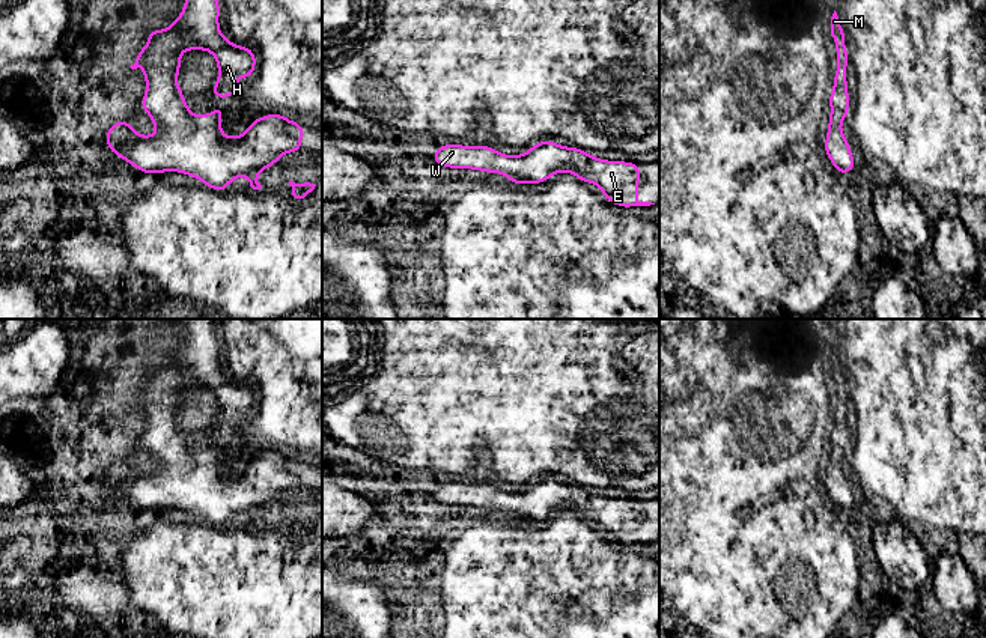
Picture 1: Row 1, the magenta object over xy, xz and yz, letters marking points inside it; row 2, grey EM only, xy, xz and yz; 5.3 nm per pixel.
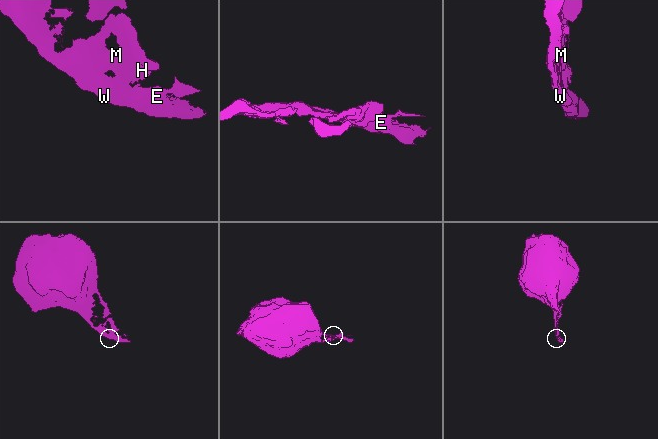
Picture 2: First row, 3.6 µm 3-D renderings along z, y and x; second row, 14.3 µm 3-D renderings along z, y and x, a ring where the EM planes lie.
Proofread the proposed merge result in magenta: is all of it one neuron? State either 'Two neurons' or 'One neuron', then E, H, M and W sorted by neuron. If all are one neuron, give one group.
One neuron. Groups: E H M W

